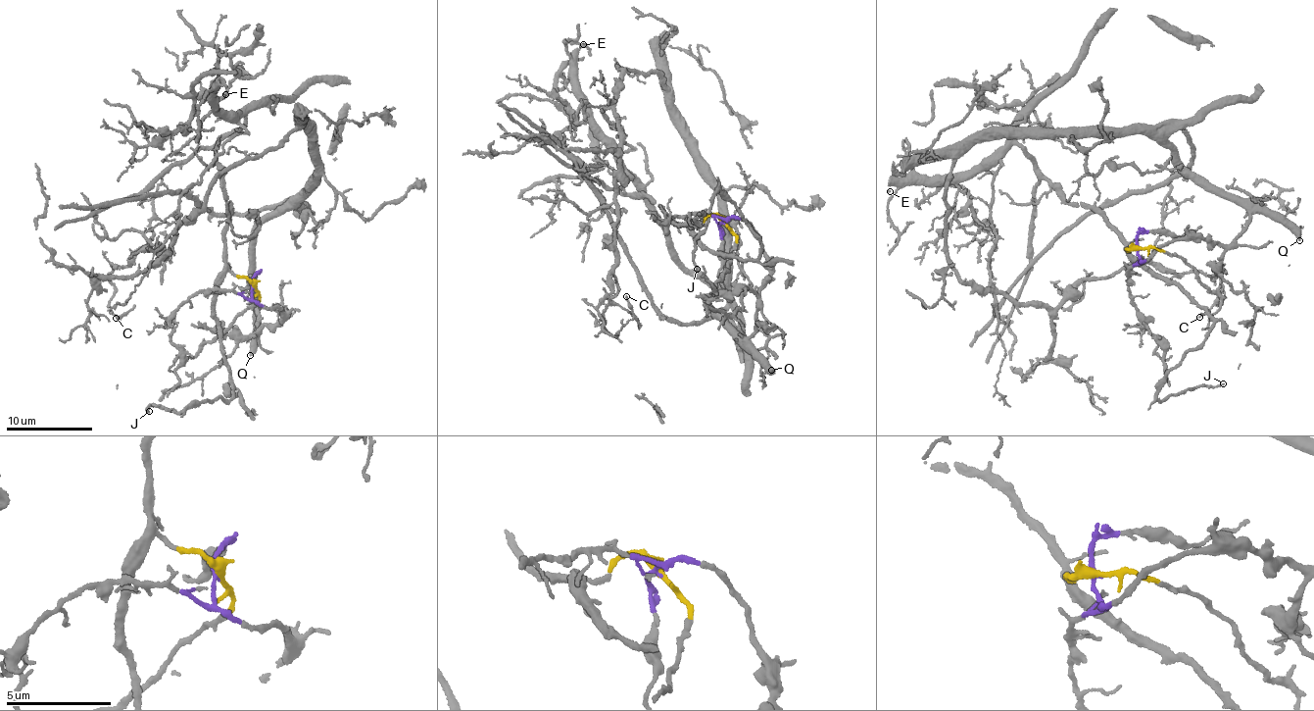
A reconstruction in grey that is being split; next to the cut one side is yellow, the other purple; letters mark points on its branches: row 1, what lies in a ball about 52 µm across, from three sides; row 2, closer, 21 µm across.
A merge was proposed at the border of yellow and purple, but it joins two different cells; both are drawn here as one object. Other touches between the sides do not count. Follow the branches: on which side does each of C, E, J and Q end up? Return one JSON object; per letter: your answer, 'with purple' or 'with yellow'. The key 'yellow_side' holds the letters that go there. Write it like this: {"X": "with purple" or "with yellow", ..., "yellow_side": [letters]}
{"C": "with purple", "E": "with yellow", "J": "with yellow", "Q": "with purple", "yellow_side": ["E", "J"]}

